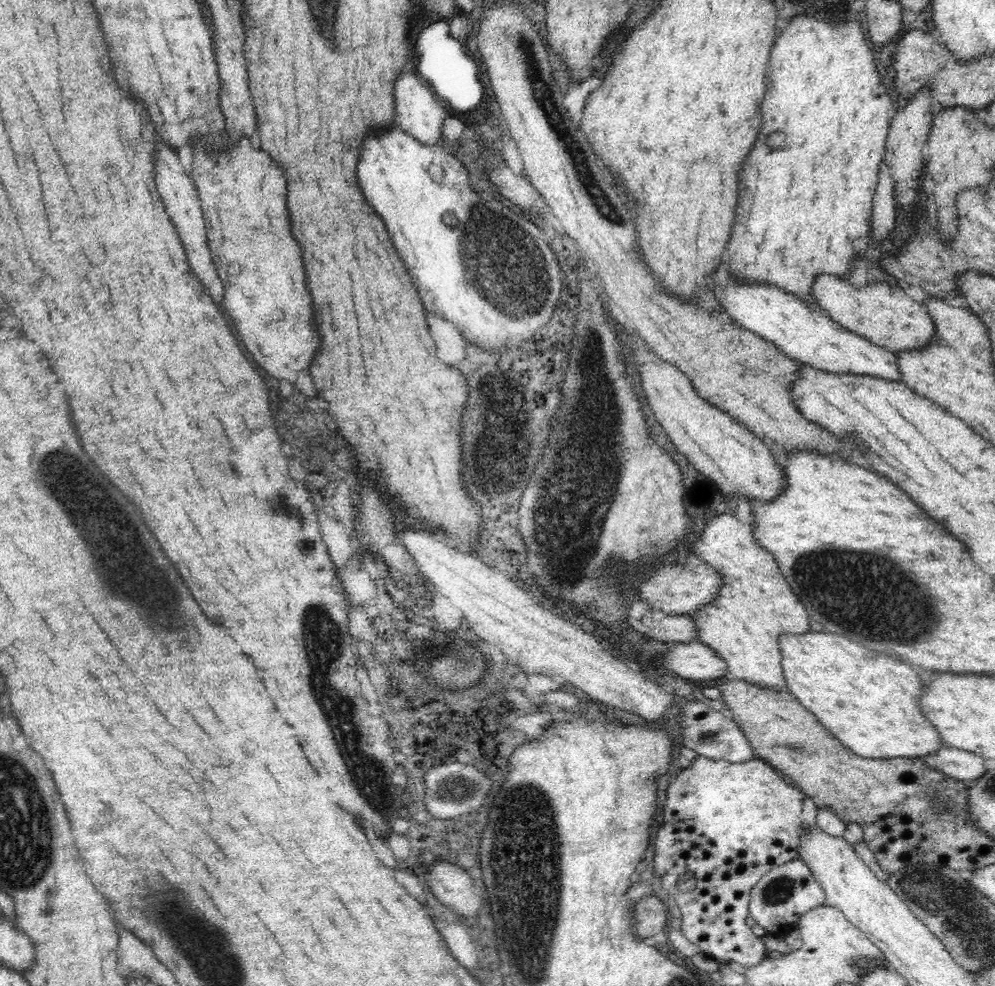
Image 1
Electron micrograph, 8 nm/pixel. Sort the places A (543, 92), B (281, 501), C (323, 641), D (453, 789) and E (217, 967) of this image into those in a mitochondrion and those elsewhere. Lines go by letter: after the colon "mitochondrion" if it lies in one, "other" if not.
A: mitochondrion
B: mitochondrion
C: mitochondrion
D: mitochondrion
E: mitochondrion

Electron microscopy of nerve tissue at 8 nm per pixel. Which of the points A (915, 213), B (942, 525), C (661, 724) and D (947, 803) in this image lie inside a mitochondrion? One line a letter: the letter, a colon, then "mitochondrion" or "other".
A: other
B: other
C: other
D: mitochondrion

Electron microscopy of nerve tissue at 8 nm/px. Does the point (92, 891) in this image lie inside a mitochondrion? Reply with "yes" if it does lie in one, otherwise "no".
no

